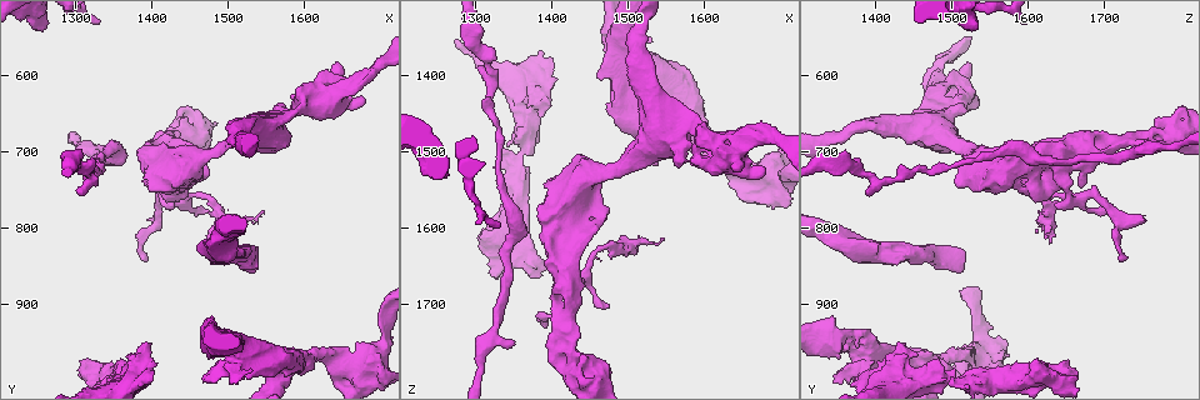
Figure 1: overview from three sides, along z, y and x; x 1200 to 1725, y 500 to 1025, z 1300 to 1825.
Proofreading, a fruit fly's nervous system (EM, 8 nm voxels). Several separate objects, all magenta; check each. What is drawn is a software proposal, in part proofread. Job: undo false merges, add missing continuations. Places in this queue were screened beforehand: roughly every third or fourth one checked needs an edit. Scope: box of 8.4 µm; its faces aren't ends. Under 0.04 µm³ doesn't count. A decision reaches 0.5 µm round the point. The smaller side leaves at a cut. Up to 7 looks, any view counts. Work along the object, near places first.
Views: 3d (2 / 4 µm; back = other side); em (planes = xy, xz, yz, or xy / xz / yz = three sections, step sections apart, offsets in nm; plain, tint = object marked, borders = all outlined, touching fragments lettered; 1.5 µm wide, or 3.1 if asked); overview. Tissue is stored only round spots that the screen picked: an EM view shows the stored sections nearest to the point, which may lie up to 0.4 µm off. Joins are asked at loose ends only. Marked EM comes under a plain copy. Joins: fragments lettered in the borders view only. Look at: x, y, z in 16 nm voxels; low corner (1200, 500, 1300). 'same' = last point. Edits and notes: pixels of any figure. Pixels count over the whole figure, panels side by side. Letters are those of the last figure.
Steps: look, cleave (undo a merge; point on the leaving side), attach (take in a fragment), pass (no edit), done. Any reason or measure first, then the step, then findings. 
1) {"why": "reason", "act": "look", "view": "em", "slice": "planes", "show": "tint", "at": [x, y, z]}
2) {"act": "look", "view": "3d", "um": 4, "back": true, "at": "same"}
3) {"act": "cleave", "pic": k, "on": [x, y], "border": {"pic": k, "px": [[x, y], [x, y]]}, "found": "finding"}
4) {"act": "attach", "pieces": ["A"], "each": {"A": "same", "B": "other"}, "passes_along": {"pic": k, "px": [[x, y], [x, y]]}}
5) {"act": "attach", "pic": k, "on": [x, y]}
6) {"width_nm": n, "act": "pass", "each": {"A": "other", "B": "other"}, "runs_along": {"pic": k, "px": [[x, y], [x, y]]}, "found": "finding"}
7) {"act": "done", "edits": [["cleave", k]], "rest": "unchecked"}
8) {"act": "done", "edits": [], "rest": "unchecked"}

{"why": "stops while still wide", "act": "look", "view": "3d", "um": 4, "at": [1405, 975, 1405]}

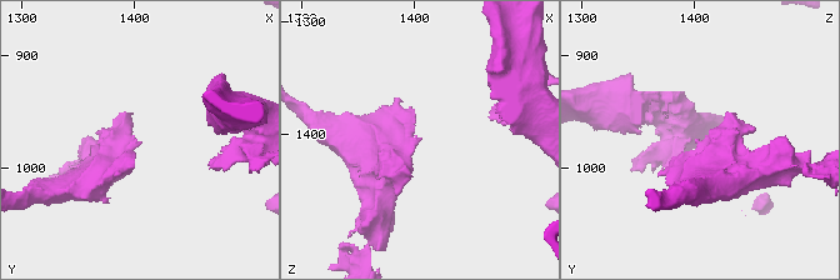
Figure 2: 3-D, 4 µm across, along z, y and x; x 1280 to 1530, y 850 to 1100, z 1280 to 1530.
{"why": "shape alone is not enough", "act": "look", "view": "em", "slice": "xz", "step": 4, "show": "borders", "at": [1404, 978, 1404]}

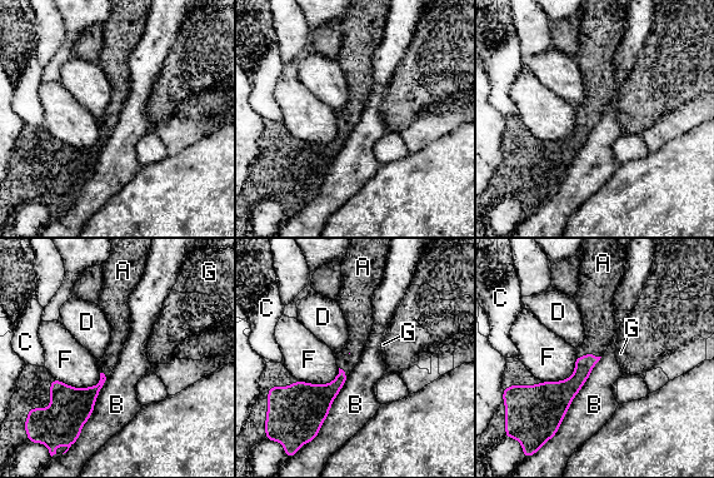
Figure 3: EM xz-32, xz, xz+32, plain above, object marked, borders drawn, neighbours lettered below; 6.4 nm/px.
{"act": "attach", "pieces": ["A"], "each": {"A": "same", "B": "other", "C": "other", "D": "other", "F": "other", "G": "other"}, "passes_along": {"pic": 3, "px": [[584, 366], [589, 350], [598, 313]]}, "found": "the neuron continues"}

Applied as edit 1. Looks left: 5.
{"act": "look", "view": "overview"}

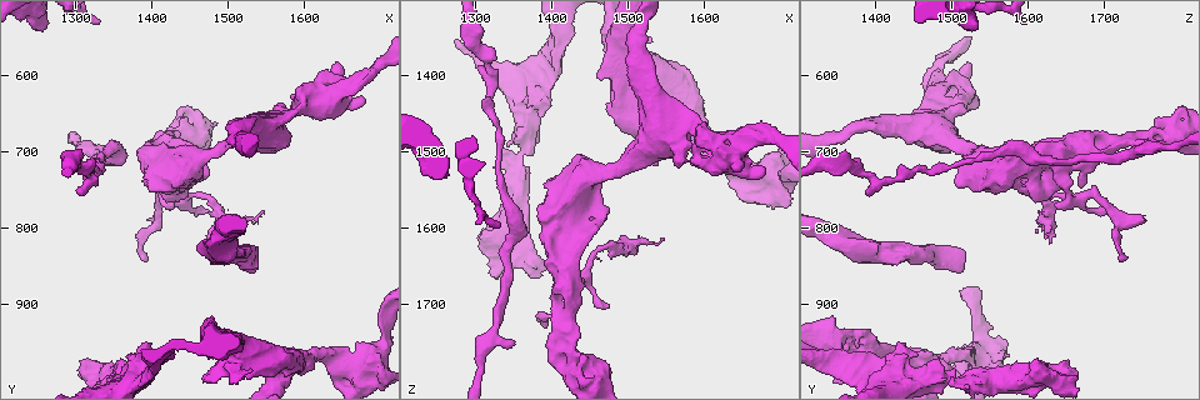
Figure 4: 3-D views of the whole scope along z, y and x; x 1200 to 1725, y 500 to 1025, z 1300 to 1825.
{"why": "free end", "act": "look", "view": "em", "slice": "xz", "step": 8, "show": "tint", "at": [1535, 830, 1520]}

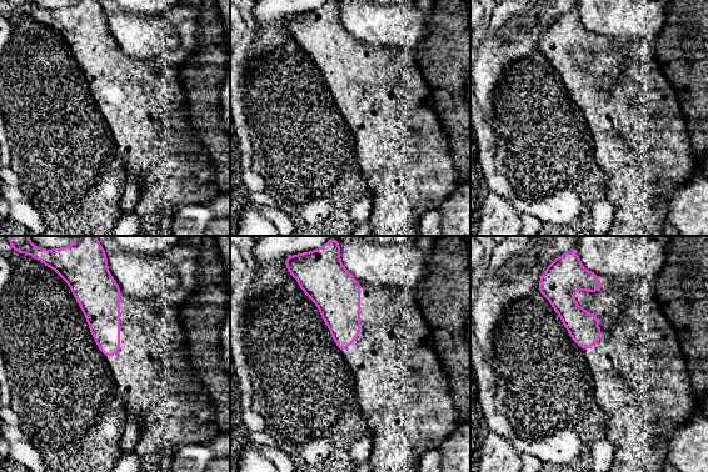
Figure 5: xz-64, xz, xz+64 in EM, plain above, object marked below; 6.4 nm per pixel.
{"why": "another direction", "act": "look", "view": "em", "slice": "planes", "show": "borders", "at": "same"}

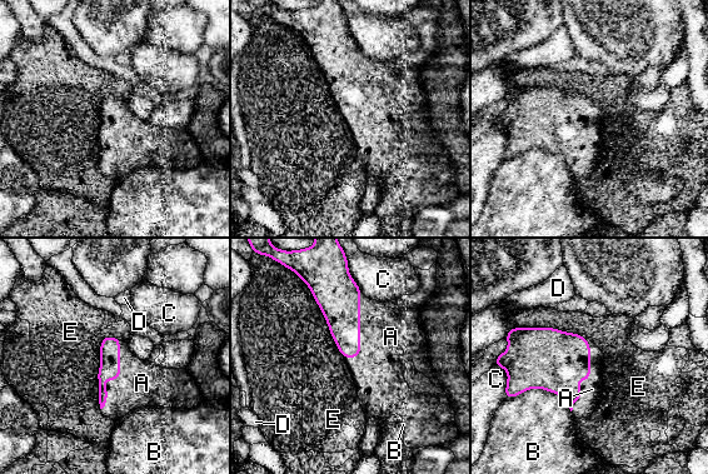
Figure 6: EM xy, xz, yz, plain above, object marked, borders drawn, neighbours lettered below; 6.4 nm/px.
{"act": "attach", "pieces": ["A"], "each": {"A": "same", "B": "other", "C": "other", "D": "other", "E": "other"}, "passes_along": {"pic": 6, "px": [[109, 369], [116, 379], [141, 383]]}, "found": "it goes on there"}

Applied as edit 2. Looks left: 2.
{"why": "stops while still wide", "act": "look", "view": "3d", "um": 4, "at": [1475, 915, 1345]}

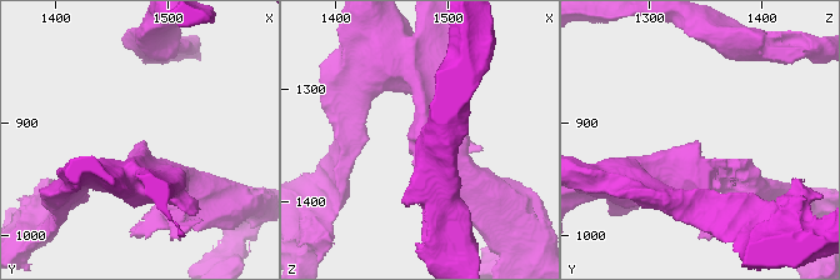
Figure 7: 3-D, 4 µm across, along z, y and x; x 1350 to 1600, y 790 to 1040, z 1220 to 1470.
{"act": "look", "view": "em", "slice": "planes", "show": "borders", "at": [1480, 918, 1344]}

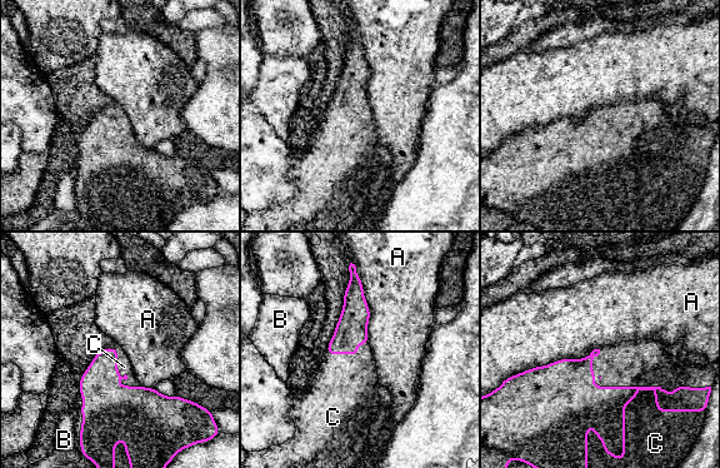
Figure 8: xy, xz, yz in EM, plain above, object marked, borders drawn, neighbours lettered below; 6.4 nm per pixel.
{"act": "attach", "pieces": ["C"], "each": {"A": "other", "B": "other", "C": "same"}, "passes_along": {"pic": 8, "px": [[603, 407], [626, 387], [636, 363]]}, "found": "it goes on there"}

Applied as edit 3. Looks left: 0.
{"act": "done", "edits": [["attach", 3], ["attach", 6], ["attach", 8]], "rest": "unchecked"}

